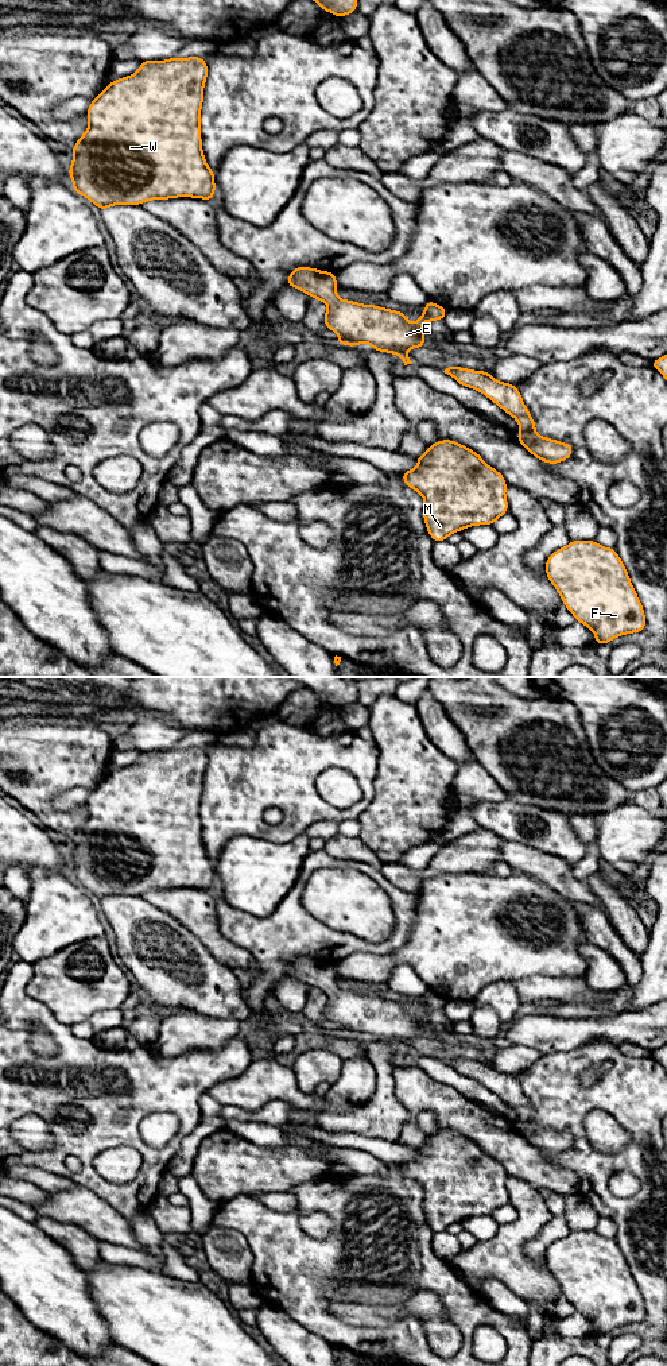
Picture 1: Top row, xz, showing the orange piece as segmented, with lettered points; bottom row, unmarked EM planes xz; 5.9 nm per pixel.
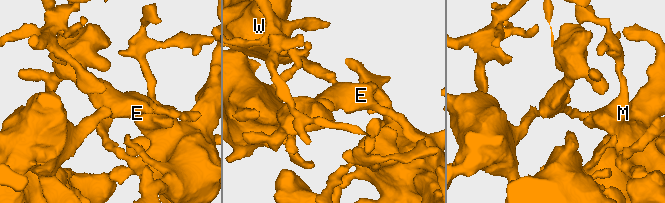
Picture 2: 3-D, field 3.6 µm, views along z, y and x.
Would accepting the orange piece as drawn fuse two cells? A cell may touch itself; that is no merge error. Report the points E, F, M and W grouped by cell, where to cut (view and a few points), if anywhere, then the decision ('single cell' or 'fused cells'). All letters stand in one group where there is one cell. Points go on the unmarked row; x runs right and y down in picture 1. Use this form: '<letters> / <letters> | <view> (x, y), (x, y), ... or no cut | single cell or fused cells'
E F M W | no cut | single cell

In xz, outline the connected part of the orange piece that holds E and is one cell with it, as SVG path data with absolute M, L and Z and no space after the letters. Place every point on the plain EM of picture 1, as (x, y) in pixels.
M305 956L290 963L286 975L327 995L323 1013L340 1026L337 1034L356 1037L368 1033L375 1041L398 1045L404 1056L412 1055L406 1045L407 1041L426 1036L423 1029L426 1021L420 1013L443 1010L447 1003L443 997L428 991L423 1005L411 1014L402 1002L338 988L334 963Z

